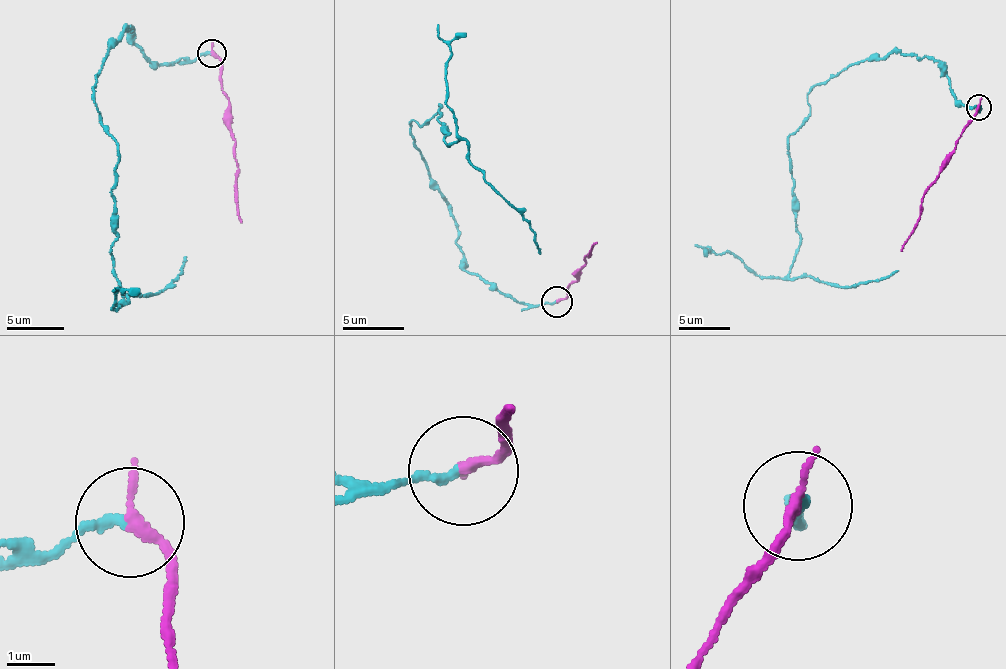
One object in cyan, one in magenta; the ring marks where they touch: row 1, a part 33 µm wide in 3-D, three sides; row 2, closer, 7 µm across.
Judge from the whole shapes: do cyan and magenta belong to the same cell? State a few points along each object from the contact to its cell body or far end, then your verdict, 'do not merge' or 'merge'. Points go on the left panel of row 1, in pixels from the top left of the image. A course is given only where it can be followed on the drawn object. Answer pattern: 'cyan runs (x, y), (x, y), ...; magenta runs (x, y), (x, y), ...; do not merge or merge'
cyan runs (211, 53), (156, 64), (130, 27), (96, 78), (118, 152), (123, 299), (162, 290), (186, 257); magenta runs (211, 53), (220, 62), (237, 160), (242, 223); do not merge

